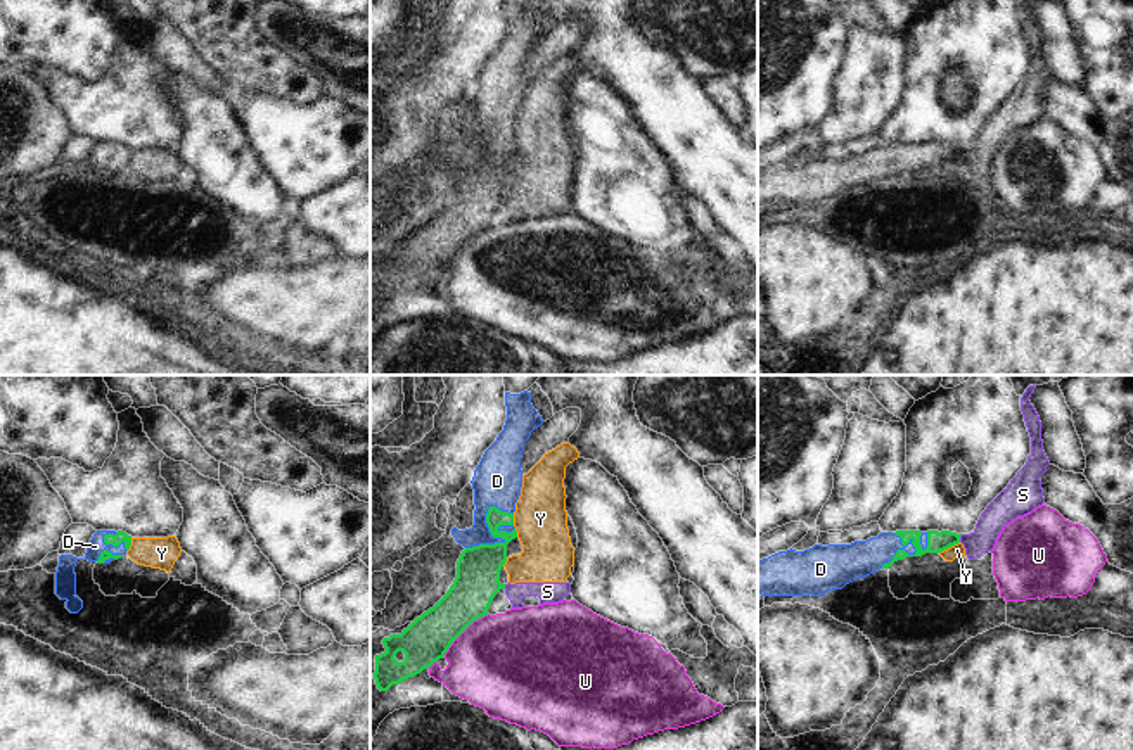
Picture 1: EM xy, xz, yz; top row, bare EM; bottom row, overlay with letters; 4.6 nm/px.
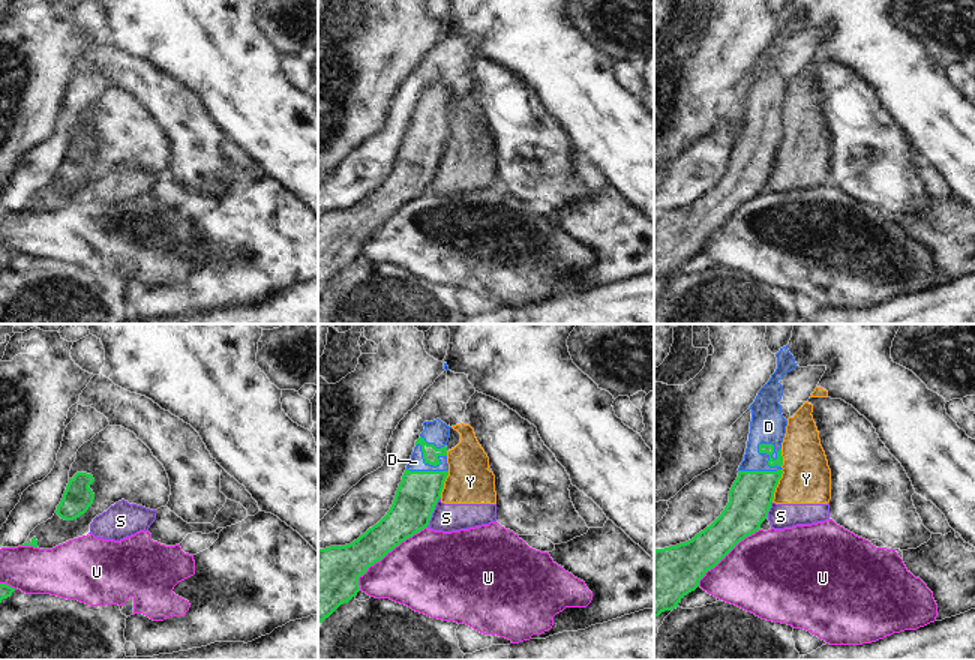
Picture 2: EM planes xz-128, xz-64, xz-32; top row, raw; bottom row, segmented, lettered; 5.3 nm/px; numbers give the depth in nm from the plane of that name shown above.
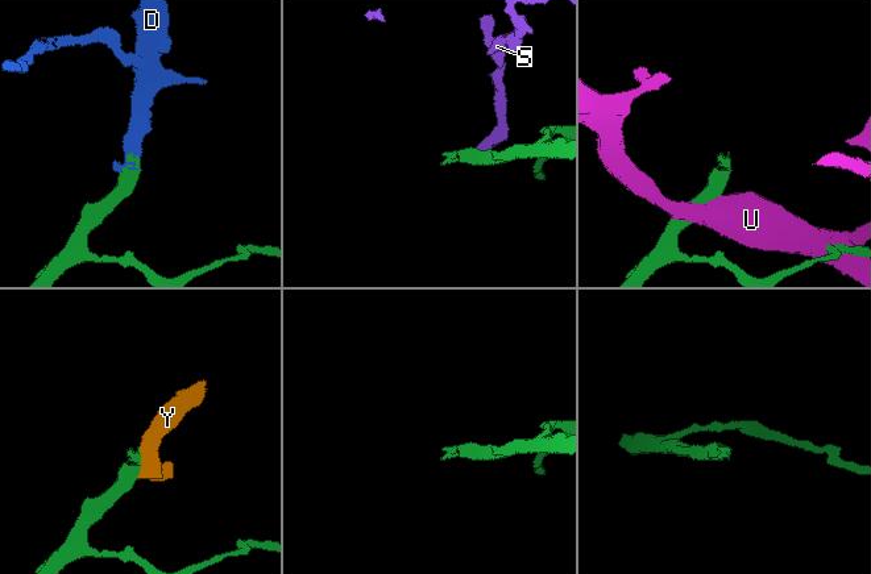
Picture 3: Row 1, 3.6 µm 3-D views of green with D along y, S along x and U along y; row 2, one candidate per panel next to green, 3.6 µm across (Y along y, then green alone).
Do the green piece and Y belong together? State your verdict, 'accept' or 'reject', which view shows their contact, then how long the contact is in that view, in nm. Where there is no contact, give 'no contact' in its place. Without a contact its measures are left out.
reject | yz | 110 nm

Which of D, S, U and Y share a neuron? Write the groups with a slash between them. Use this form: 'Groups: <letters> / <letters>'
Groups: D / S Y / U

